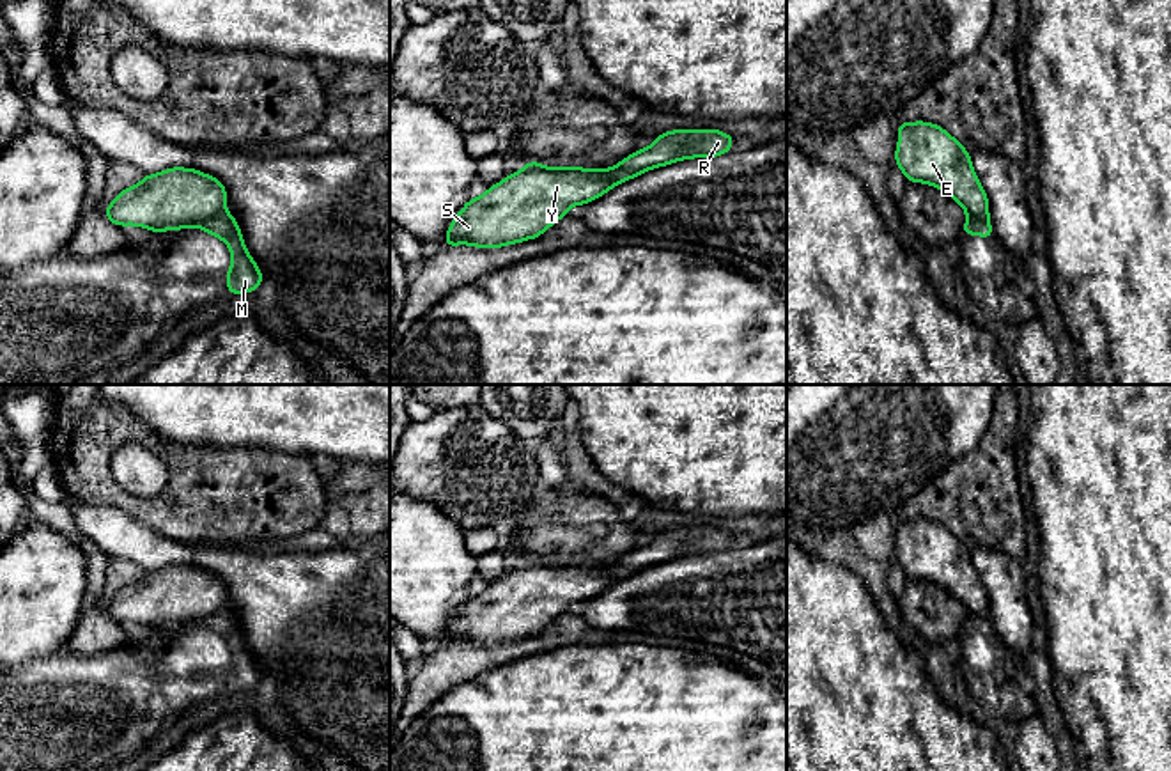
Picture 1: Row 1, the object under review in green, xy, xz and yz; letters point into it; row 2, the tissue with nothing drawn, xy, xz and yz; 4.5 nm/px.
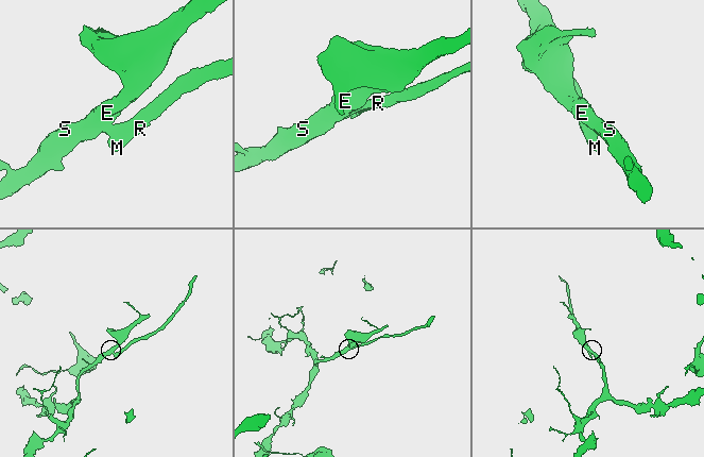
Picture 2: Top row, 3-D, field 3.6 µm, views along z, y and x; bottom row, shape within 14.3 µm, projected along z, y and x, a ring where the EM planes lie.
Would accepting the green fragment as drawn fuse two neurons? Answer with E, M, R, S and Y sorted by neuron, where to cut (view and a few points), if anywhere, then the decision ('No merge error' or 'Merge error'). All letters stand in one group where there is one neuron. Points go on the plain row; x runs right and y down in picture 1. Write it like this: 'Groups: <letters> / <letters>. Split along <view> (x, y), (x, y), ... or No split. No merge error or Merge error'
Groups: E S Y / M R. Split along xy (224, 607), (197, 623). Merge error

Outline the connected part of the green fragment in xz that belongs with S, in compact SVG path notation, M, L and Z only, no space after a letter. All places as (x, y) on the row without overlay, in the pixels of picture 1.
M526 557L523 567L466 599L448 622L443 643L500 645L535 636L567 613L569 604L585 603L611 585L604 567L549 565Z

